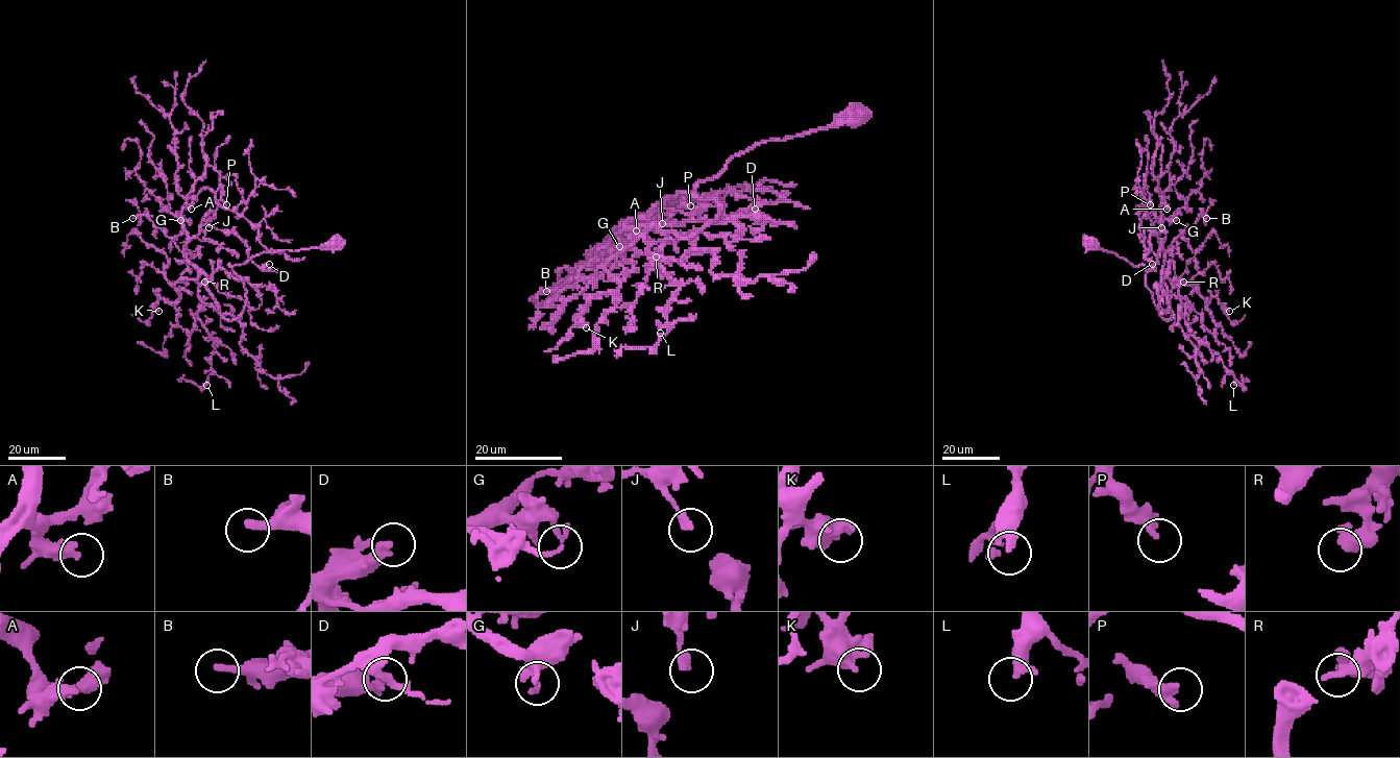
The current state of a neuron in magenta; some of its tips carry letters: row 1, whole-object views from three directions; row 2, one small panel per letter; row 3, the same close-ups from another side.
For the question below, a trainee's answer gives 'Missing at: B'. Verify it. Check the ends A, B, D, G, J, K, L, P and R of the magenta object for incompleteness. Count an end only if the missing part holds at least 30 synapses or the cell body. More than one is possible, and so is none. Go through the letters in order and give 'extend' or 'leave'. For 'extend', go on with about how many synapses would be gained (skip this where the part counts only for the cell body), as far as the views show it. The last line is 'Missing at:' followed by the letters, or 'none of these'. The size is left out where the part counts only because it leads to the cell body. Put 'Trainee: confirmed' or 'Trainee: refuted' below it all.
A: leave
B: extend; 80 synapses
D: leave
G: leave
J: leave
K: leave
L: leave
P: leave
R: leave
Missing at: B
Trainee: confirmed

